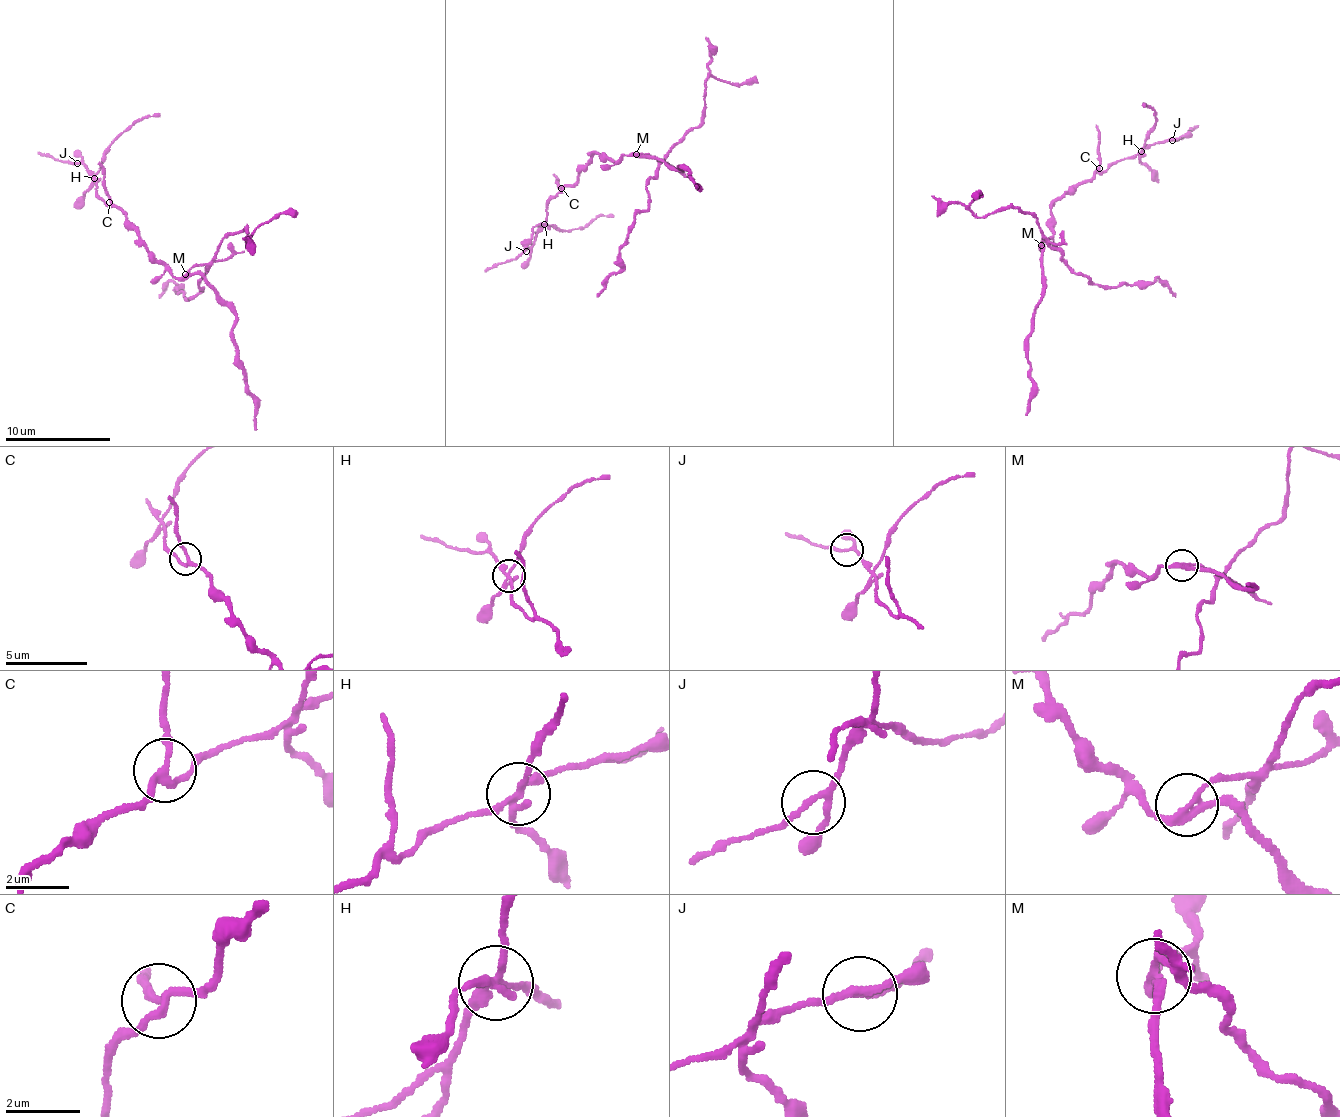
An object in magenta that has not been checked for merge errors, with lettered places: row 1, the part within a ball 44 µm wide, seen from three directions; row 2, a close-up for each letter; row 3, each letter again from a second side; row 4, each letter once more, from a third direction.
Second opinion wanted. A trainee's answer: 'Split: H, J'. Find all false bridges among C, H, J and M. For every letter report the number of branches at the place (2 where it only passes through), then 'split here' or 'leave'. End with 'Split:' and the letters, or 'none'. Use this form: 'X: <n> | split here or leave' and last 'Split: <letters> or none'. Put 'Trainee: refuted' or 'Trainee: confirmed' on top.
Trainee: refuted
C: 3 | leave
H: 4 | split here
J: 3 | leave
M: 3 | split here
Split: H, M

